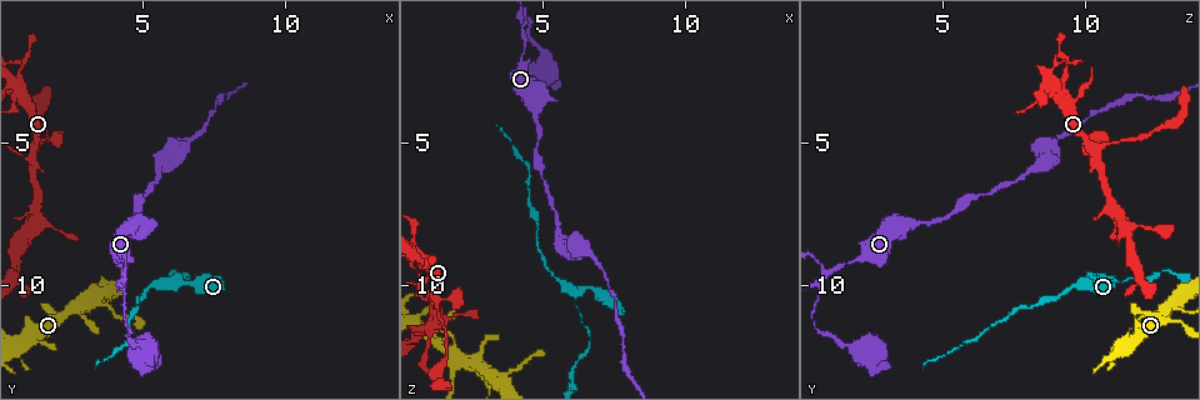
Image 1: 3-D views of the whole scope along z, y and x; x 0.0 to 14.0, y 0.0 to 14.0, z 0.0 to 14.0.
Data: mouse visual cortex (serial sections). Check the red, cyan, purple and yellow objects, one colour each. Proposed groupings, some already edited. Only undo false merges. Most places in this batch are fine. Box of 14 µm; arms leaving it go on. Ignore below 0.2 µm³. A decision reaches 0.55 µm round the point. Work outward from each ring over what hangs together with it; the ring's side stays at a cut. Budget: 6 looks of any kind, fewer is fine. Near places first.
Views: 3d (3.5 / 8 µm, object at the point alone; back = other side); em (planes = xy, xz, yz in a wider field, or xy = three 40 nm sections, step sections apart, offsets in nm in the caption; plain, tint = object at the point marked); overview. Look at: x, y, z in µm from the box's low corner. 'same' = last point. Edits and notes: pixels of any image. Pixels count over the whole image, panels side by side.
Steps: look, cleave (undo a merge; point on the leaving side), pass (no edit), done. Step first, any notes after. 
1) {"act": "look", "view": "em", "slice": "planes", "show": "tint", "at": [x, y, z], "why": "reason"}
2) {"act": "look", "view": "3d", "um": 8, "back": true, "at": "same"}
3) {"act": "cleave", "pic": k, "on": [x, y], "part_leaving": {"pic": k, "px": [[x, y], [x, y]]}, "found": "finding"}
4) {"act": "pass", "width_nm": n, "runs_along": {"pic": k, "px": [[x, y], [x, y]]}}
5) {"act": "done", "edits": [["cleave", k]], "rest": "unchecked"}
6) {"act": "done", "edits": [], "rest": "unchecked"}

{"act": "look", "view": "3d", "um": 3.5, "at": [1.3, 5.2, 10.3], "why": "three arms meet"}

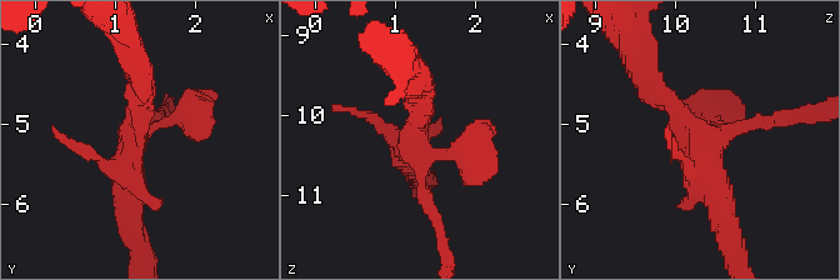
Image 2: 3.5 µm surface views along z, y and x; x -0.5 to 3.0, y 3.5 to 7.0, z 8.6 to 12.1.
{"act": "look", "view": "em", "slice": "xy", "step": 3, "show": "tint", "at": [1.20, 5.20, 10.35], "why": "shape alone is not enough"}

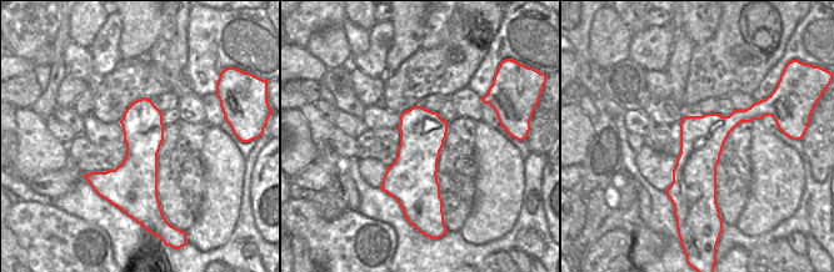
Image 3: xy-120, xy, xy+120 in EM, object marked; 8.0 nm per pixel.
{"act": "look", "view": "em", "slice": "xy", "step": 2, "show": "tint", "at": "same", "why": "another direction"}

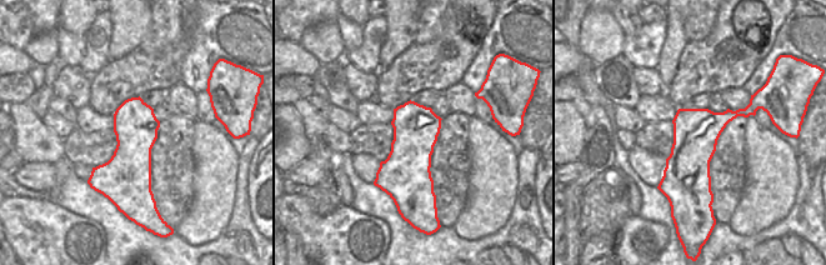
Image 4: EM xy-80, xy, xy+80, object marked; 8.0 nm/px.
{"act": "pass", "runs_along": {"pic": 2, "px": [[645, 75], [703, 140], [725, 221]]}, "found": "one cell here"}

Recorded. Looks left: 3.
{"act": "look", "view": "3d", "um": 8, "at": [1.6, 4.6, 12.3], "why": "thin neck"}

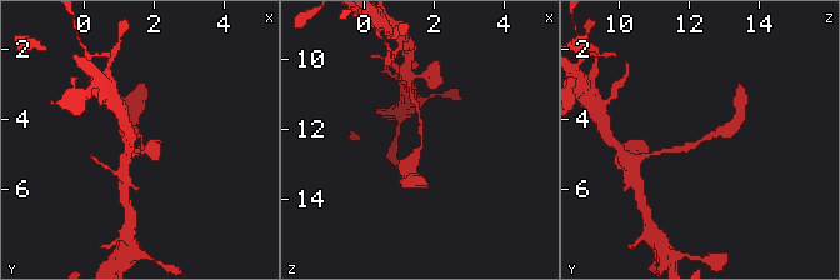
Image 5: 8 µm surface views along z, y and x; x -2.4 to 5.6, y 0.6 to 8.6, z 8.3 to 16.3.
{"act": "look", "view": "3d", "um": 3.5, "at": [1.7, 4.6, 12.3]}

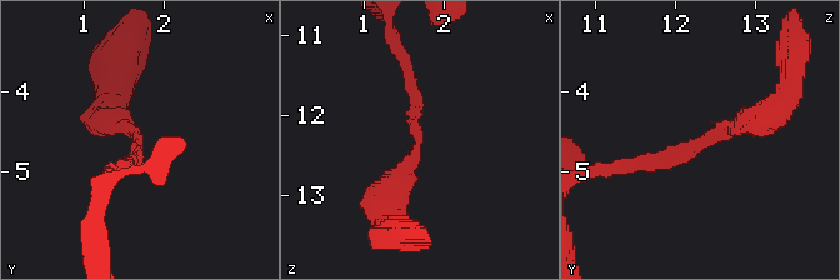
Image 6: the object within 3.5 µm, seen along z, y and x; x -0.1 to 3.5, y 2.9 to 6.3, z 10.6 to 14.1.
{"act": "look", "view": "em", "slice": "xy", "step": 5, "show": "tint", "at": [1.65, 4.60, 12.40], "why": "shape alone is not enough"}

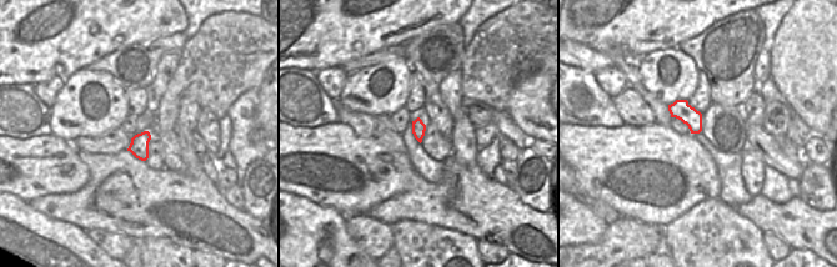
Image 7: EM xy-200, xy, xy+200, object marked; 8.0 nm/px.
{"act": "pass", "width_nm": 110, "runs_along": {"pic": 6, "px": [[629, 165], [684, 158], [773, 111]]}, "found": "continuous, no second cell"}

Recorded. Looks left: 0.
{"act": "done", "edits": [], "rest": "unchecked"}

